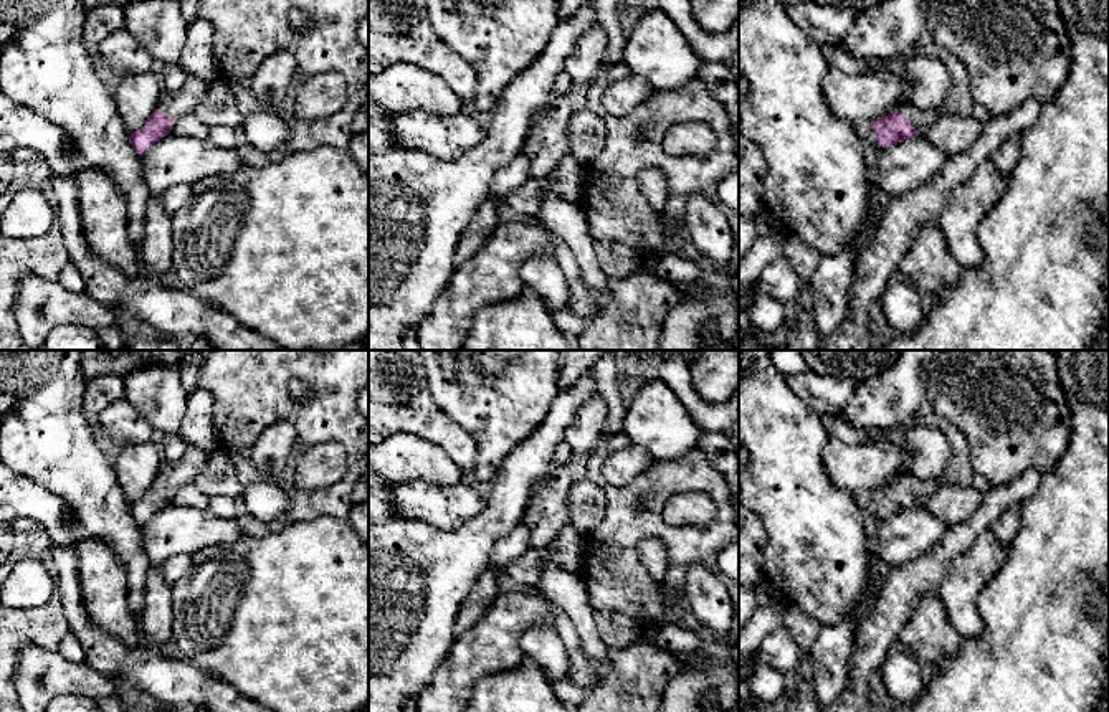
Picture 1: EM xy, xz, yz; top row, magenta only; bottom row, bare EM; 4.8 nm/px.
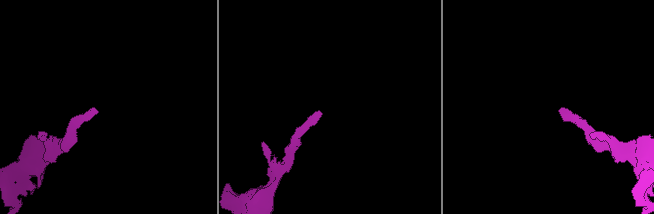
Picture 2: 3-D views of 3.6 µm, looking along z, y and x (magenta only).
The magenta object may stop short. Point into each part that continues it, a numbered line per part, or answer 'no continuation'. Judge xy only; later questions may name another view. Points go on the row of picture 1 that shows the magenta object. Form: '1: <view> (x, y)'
1: xy (177, 104)

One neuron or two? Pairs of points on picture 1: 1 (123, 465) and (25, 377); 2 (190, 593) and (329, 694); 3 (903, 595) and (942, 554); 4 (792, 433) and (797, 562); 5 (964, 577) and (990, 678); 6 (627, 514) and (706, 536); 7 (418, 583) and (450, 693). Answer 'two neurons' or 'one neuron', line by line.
1: two neurons
2: one neuron
3: one neuron
4: one neuron
5: two neurons
6: one neuron
7: two neurons

